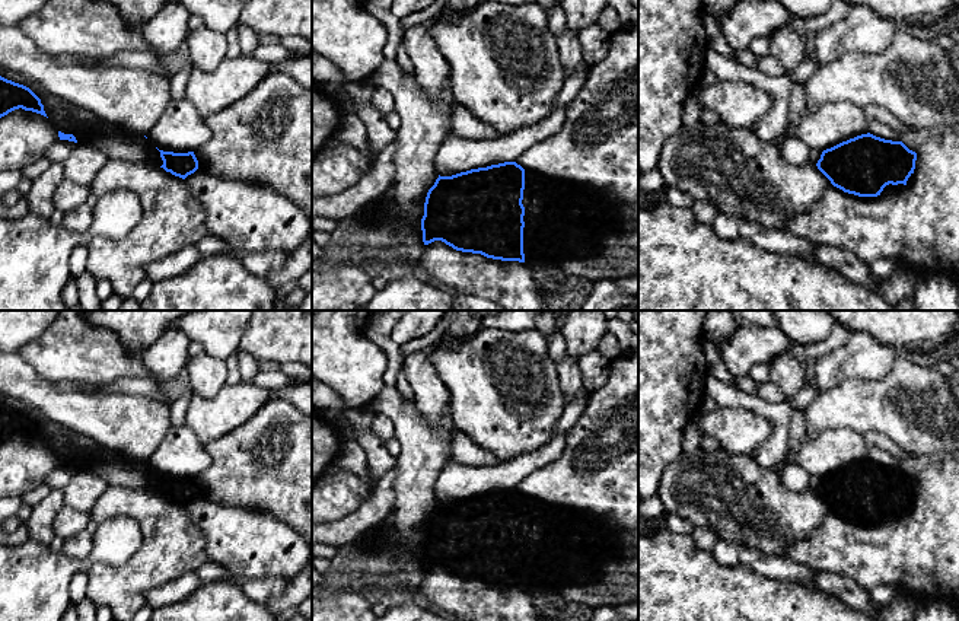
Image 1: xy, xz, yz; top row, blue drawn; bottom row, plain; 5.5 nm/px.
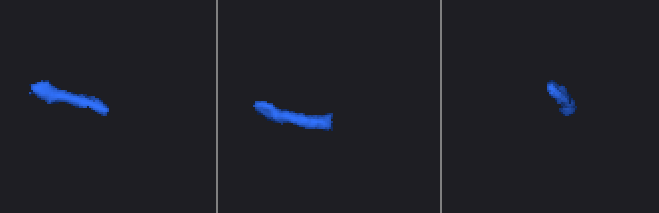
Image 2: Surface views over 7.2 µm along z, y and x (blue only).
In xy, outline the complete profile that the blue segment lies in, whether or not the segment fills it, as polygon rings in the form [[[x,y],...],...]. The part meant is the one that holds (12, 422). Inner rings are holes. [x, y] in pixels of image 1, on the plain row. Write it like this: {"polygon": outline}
{"polygon": [[[0,402],[0,445],[19,434],[47,443],[41,426],[29,414]]]}

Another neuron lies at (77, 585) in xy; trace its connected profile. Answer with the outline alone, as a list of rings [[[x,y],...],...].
[[[77,571],[68,586],[70,598],[73,605],[77,605],[82,599],[86,598],[87,574],[86,571]]]

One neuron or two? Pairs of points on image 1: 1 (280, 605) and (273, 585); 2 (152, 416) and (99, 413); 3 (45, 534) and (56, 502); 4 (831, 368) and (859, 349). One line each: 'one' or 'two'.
1: two
2: one
3: one
4: one

